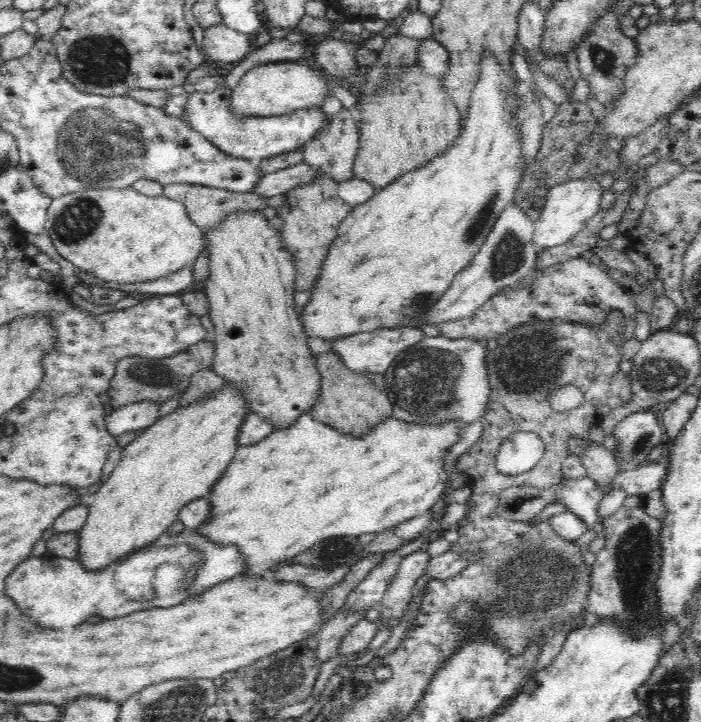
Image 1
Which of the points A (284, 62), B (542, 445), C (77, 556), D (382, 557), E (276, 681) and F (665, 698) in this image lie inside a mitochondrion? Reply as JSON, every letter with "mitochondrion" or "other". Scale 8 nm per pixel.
{"A":"other","B":"other","C":"other","D":"other","E":"mitochondrion","F":"mitochondrion"}

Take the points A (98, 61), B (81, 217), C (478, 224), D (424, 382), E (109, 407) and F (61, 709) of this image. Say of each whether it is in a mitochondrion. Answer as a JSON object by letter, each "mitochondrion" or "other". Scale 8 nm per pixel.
{"A":"mitochondrion","B":"mitochondrion","C":"mitochondrion","D":"mitochondrion","E":"other","F":"other"}

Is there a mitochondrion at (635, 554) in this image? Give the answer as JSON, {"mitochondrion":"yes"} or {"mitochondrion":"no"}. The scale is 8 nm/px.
{"mitochondrion":"yes"}

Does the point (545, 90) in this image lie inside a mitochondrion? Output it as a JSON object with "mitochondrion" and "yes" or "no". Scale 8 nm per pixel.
{"mitochondrion":"no"}

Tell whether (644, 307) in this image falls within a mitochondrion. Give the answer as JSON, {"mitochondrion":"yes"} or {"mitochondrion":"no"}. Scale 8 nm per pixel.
{"mitochondrion":"no"}

